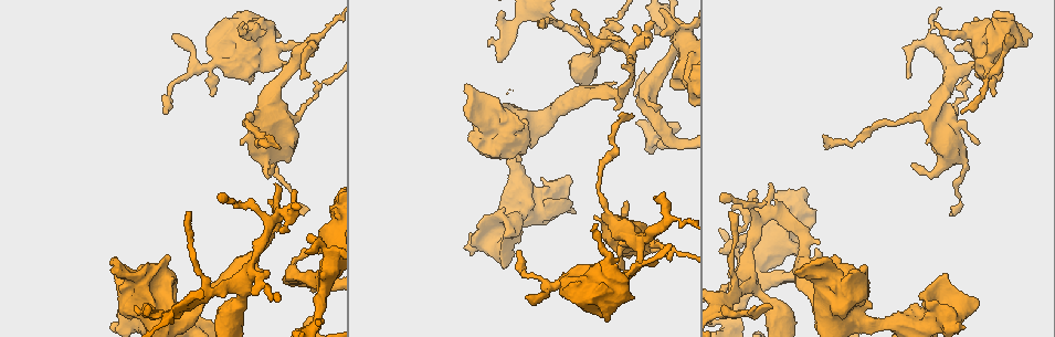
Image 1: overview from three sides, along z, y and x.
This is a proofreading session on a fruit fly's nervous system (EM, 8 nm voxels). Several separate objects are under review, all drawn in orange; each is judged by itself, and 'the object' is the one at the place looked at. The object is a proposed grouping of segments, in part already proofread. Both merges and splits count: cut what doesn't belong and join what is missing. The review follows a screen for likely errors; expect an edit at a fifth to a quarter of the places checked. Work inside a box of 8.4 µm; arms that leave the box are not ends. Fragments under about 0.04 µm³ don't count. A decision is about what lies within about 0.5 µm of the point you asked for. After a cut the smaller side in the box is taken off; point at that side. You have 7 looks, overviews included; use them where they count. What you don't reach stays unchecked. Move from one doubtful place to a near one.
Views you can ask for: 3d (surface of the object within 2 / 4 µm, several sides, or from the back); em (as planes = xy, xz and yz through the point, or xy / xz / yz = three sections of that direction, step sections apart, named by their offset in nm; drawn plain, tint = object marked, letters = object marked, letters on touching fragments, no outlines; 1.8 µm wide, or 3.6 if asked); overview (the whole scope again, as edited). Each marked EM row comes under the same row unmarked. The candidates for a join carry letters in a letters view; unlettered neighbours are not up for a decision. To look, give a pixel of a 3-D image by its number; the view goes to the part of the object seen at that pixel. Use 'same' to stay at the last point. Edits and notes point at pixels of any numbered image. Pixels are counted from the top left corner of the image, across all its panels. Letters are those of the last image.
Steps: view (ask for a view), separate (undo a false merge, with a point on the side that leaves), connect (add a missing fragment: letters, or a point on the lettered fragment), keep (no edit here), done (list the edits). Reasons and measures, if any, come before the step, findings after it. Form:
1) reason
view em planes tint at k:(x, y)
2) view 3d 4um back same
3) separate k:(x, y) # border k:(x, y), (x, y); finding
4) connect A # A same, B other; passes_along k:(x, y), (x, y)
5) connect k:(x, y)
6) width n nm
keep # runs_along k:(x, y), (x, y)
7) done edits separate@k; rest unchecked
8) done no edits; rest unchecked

view 3d 2um at 1:(962, 114)

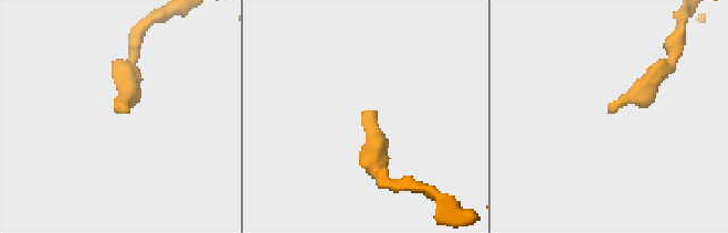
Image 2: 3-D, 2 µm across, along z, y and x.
view em yz step 4 letters at 2:(376, 112)

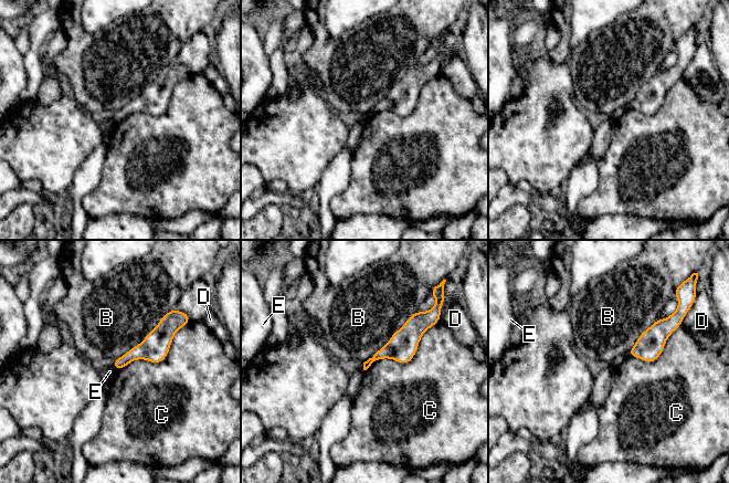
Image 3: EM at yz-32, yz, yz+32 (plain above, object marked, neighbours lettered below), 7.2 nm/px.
view em planes letters same

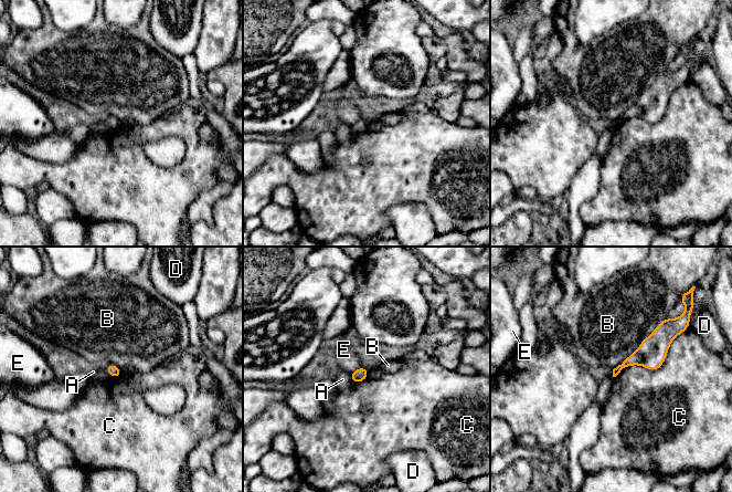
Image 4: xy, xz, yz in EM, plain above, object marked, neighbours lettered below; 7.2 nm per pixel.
keep # A other, B other, C other, D other, E other; border 4:(667, 316), (634, 352), (613, 369); none of them fits

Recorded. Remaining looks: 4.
thin end
view 3d 4um back at 1:(525, 296)

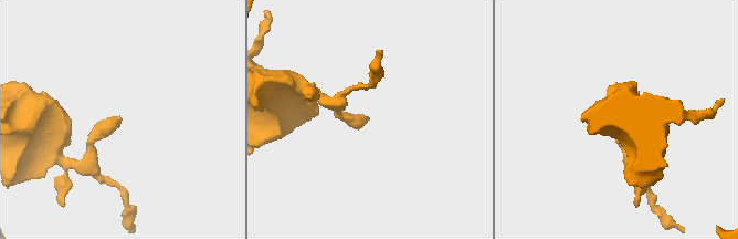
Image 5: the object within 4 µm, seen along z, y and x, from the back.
view em planes tint at 5:(121, 120)

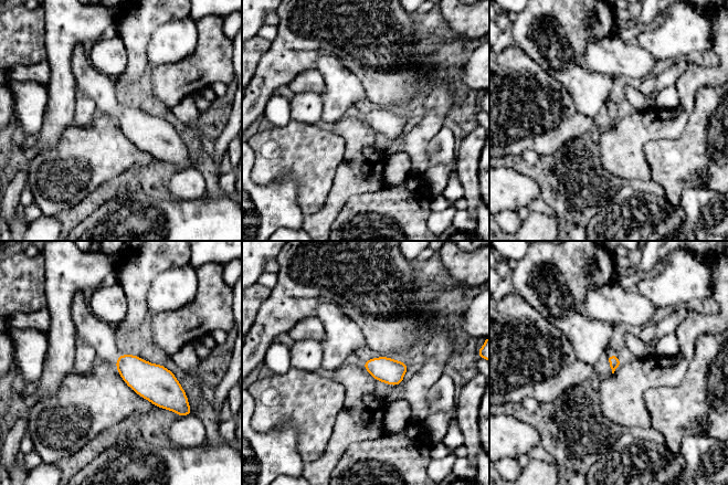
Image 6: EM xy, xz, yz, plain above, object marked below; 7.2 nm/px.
what lies round it
view em planes letters same

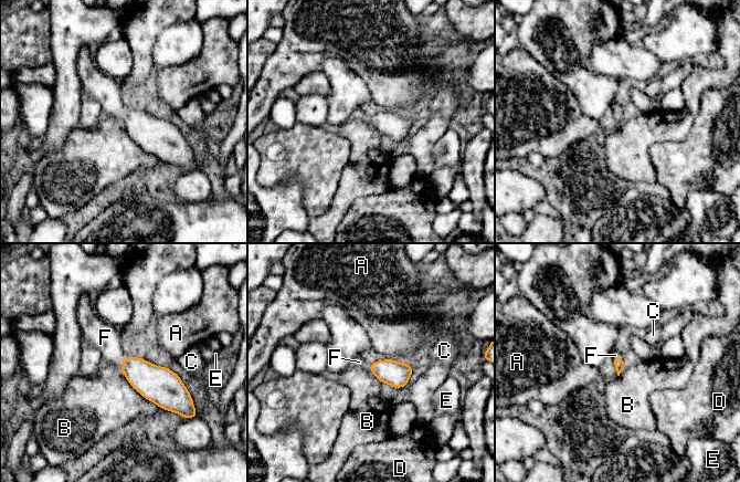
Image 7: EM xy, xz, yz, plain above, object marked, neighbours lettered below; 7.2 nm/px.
connect F # A other, B other, C other, D other, E other, F same; passes_along 7:(150, 380), (123, 362), (105, 337); it goes on there

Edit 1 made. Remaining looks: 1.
view em planes letters at 1:(824, 258)

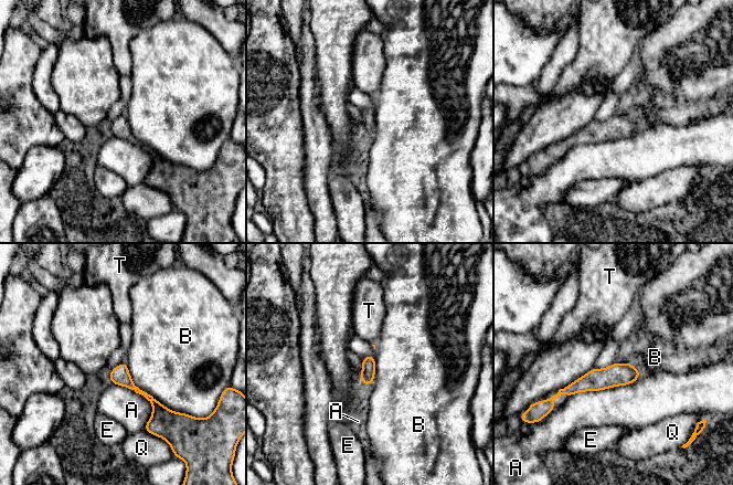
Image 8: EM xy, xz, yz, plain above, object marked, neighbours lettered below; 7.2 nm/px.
width 110 nm; longest_contact B 550 nm
keep # A other, B other, E other, Q other, T other; one neuron here

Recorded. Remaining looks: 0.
done edits connect@7; rest unchecked

